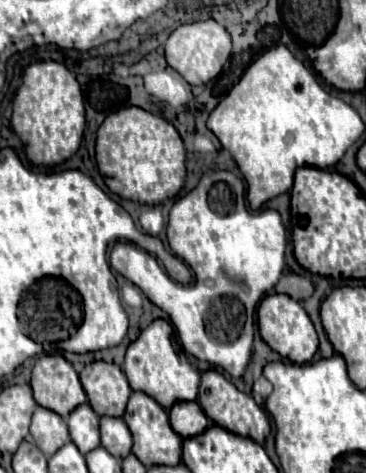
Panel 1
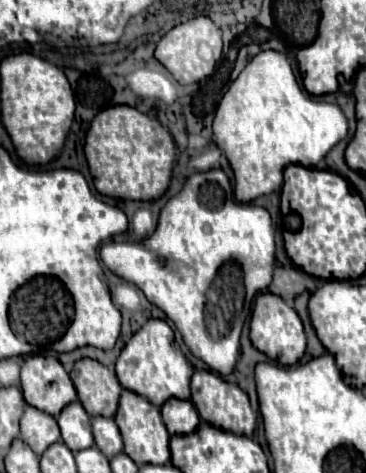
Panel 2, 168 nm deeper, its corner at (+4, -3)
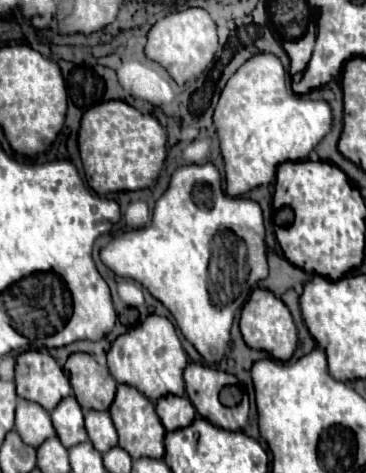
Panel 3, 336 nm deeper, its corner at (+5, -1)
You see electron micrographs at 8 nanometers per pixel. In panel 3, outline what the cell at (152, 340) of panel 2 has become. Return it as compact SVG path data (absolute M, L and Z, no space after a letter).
M151 314L139 326L117 336L107 352L107 364L111 376L119 384L129 384L141 390L141 394L145 394L151 402L157 402L165 394L185 394L183 370L187 366L187 354L177 338L175 326L165 316Z

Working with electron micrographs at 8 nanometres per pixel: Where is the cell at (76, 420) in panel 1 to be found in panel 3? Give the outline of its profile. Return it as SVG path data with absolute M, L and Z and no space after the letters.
M73 396L63 398L53 412L55 414L51 414L51 420L53 420L55 432L65 448L71 448L87 440L87 432L83 424L83 410Z

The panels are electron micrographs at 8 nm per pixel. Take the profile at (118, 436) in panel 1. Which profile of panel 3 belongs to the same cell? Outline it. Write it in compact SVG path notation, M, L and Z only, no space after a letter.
M87 410L85 412L85 430L91 440L91 444L103 454L109 448L117 446L117 430L111 422L109 412L97 412L97 410Z

